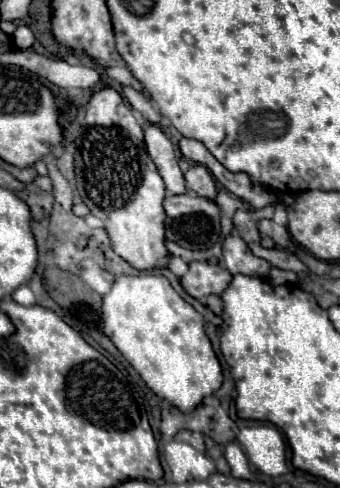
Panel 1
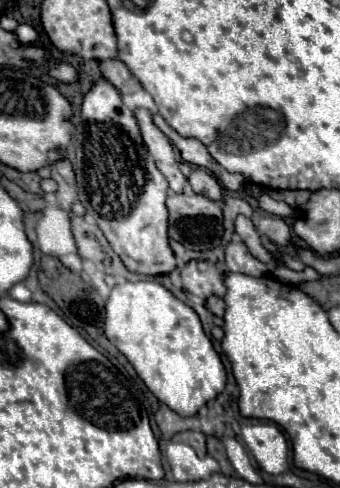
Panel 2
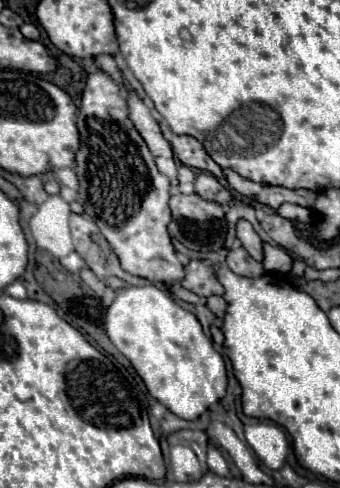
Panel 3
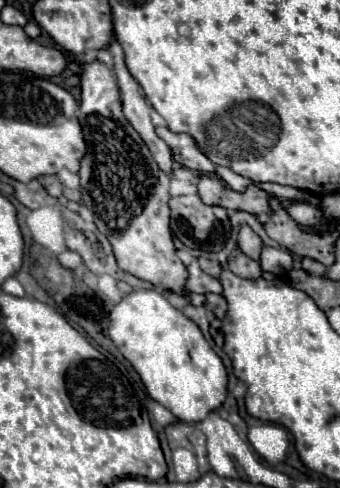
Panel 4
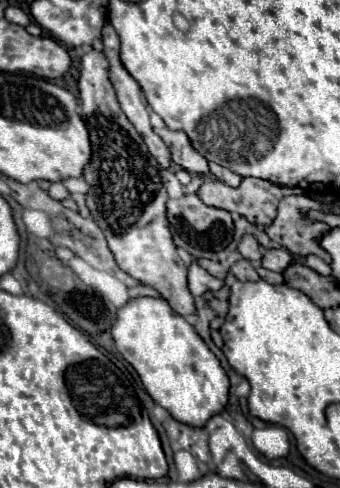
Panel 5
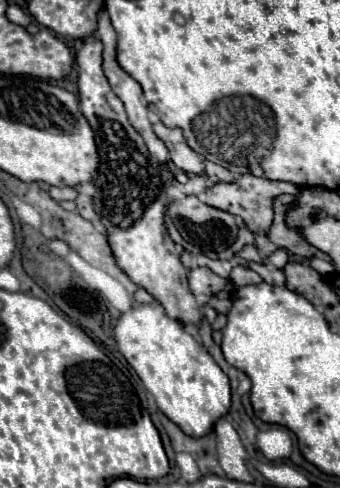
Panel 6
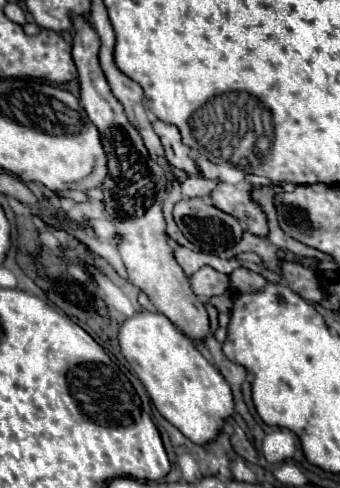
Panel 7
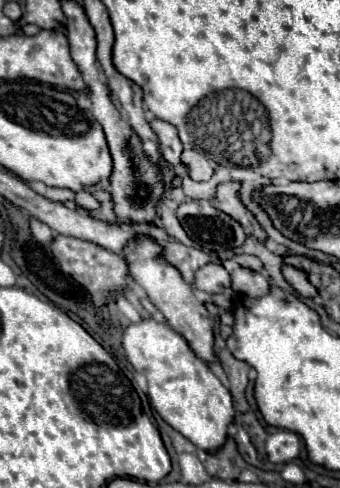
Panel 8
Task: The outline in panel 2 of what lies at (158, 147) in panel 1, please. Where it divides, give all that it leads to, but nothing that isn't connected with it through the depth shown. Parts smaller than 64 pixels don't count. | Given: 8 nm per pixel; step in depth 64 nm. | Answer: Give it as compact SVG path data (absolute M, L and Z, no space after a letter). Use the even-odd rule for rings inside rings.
M136 108L136 118L138 118L140 130L142 130L144 144L150 152L150 156L154 158L158 170L166 176L166 180L168 180L168 184L174 192L182 192L184 184L186 184L186 178L178 168L178 162L176 162L174 148L172 148L170 140L154 126L152 114L146 108Z

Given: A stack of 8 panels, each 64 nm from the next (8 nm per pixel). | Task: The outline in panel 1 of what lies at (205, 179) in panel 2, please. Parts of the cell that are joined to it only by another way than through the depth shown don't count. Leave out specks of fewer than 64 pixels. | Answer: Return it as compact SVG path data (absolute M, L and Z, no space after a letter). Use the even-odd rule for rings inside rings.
M202 164L190 166L184 172L184 180L186 180L186 188L194 190L198 196L204 196L208 200L216 198L216 182L206 166L202 166Z

